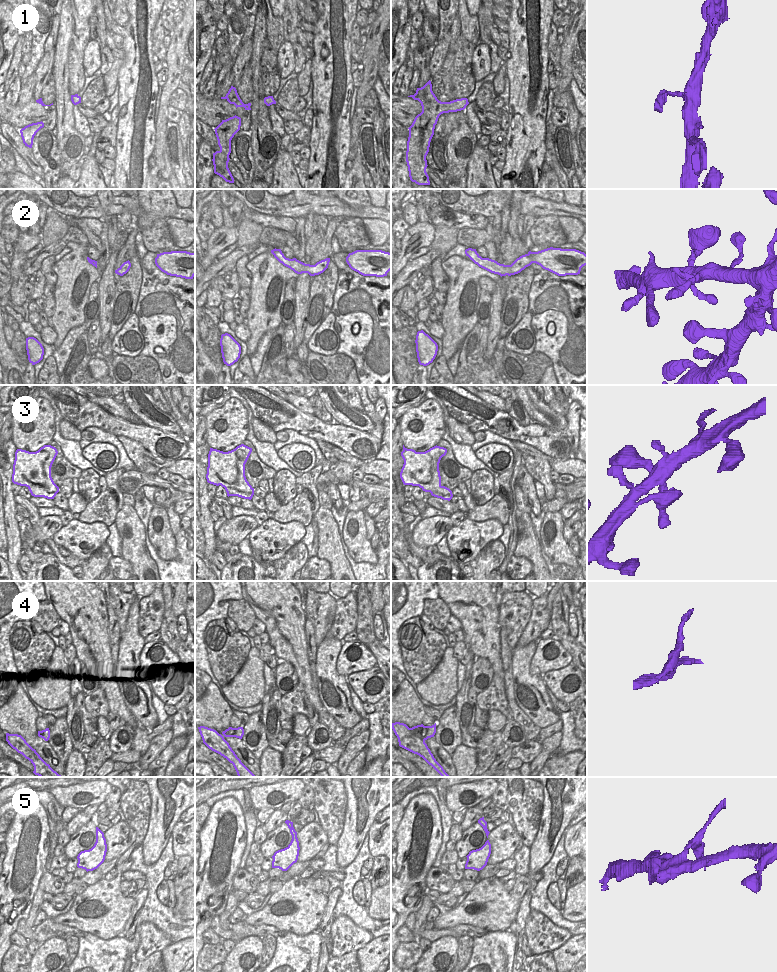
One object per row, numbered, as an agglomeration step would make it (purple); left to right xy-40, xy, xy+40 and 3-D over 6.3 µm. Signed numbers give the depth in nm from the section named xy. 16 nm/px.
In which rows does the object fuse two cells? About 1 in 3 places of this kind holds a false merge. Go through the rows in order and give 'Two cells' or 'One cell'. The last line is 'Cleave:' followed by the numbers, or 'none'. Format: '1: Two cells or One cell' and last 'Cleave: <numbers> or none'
1: One cell
2: One cell
3: One cell
4: Two cells
5: Two cells
Cleave: 4, 5

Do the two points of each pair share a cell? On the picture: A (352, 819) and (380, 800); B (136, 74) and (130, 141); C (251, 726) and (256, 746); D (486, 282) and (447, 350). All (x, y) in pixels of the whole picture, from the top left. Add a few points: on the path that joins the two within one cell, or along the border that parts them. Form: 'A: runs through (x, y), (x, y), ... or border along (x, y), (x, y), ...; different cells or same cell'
A: runs through (360, 814), (365, 806), (373, 806); same cell
B: runs through (136, 91), (133, 101), (132, 124); same cell
C: runs through (256, 731), (261, 735), (259, 741); same cell
D: border along (478, 278), (488, 276), (496, 281); different cells

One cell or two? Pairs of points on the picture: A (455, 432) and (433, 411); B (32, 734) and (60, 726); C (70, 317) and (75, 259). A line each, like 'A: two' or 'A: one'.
A: two
B: two
C: one

